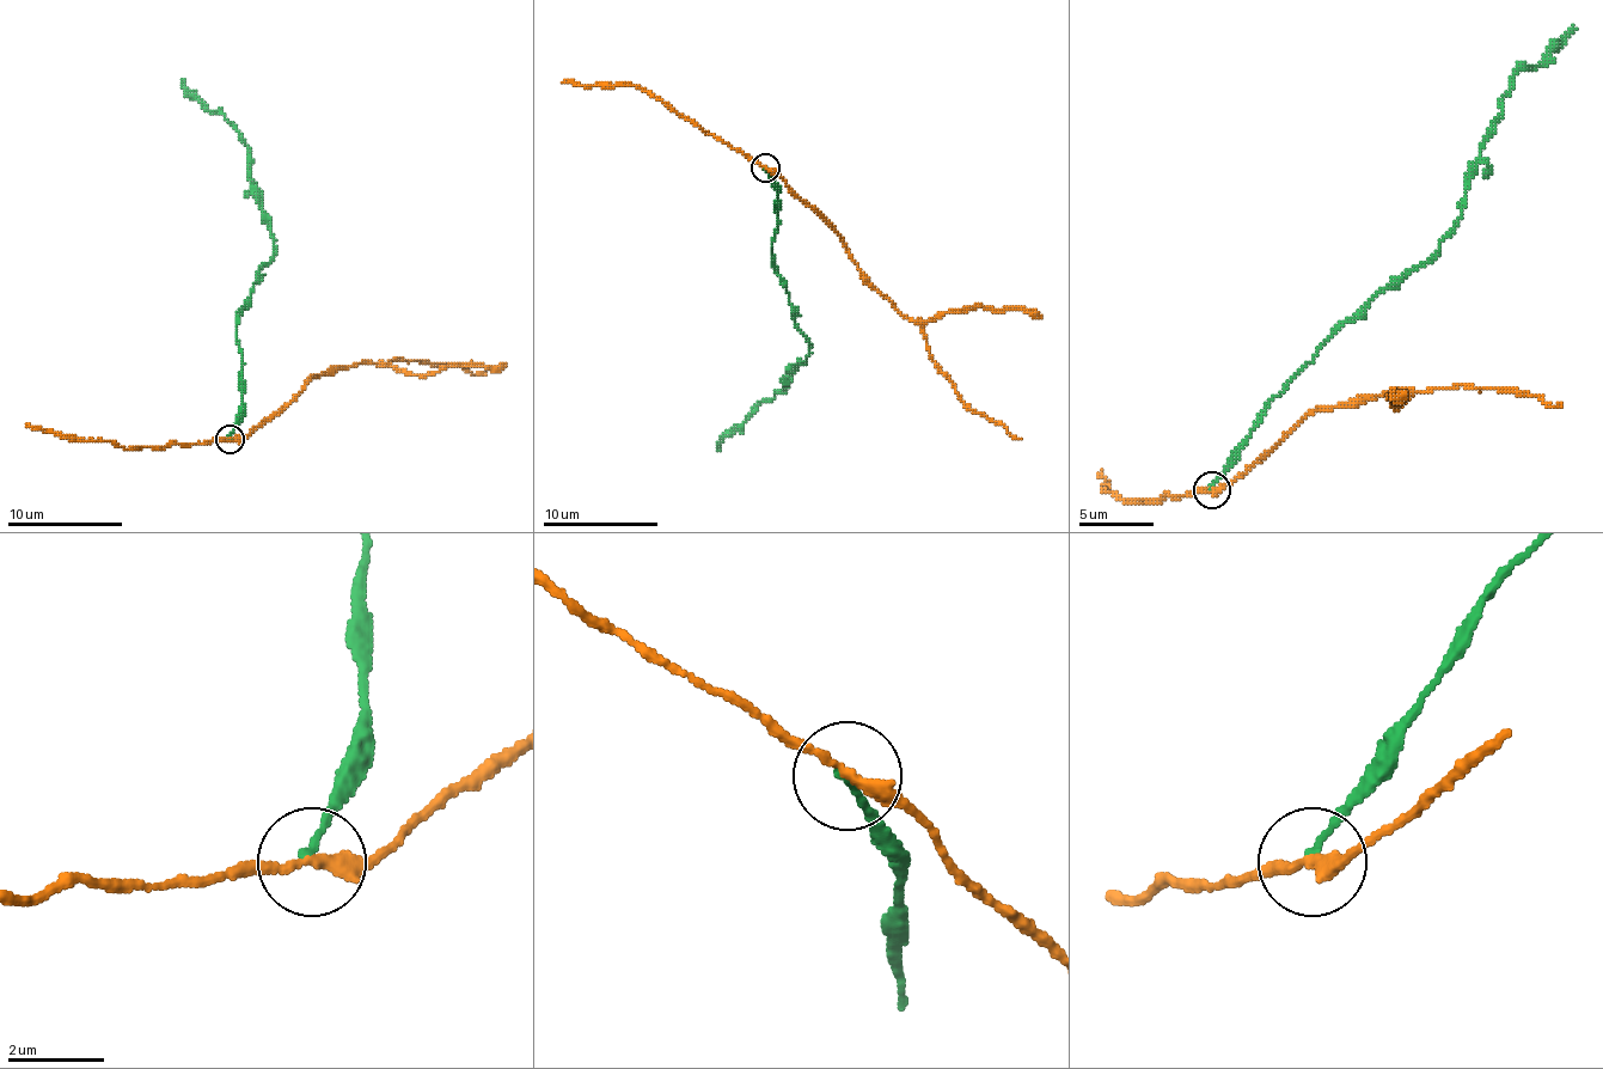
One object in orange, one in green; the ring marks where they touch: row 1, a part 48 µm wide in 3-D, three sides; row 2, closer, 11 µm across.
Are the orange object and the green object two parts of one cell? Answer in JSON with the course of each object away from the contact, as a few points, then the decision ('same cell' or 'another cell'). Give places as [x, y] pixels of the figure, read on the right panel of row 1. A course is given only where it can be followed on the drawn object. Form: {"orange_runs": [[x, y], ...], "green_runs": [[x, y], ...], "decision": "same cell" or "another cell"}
{"orange_runs": [[1213, 488], [1224, 488], [1261, 463], [1325, 407], [1461, 385], [1561, 403]], "green_runs": [[1213, 488], [1261, 410], [1339, 329], [1427, 258], [1461, 214], [1469, 170], [1501, 96], [1521, 69], [1577, 29]], "decision": "another cell"}

